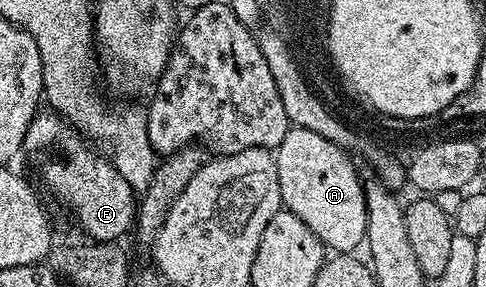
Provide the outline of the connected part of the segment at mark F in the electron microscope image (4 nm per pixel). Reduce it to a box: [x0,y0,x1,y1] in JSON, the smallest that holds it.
[22,111,139,243]

